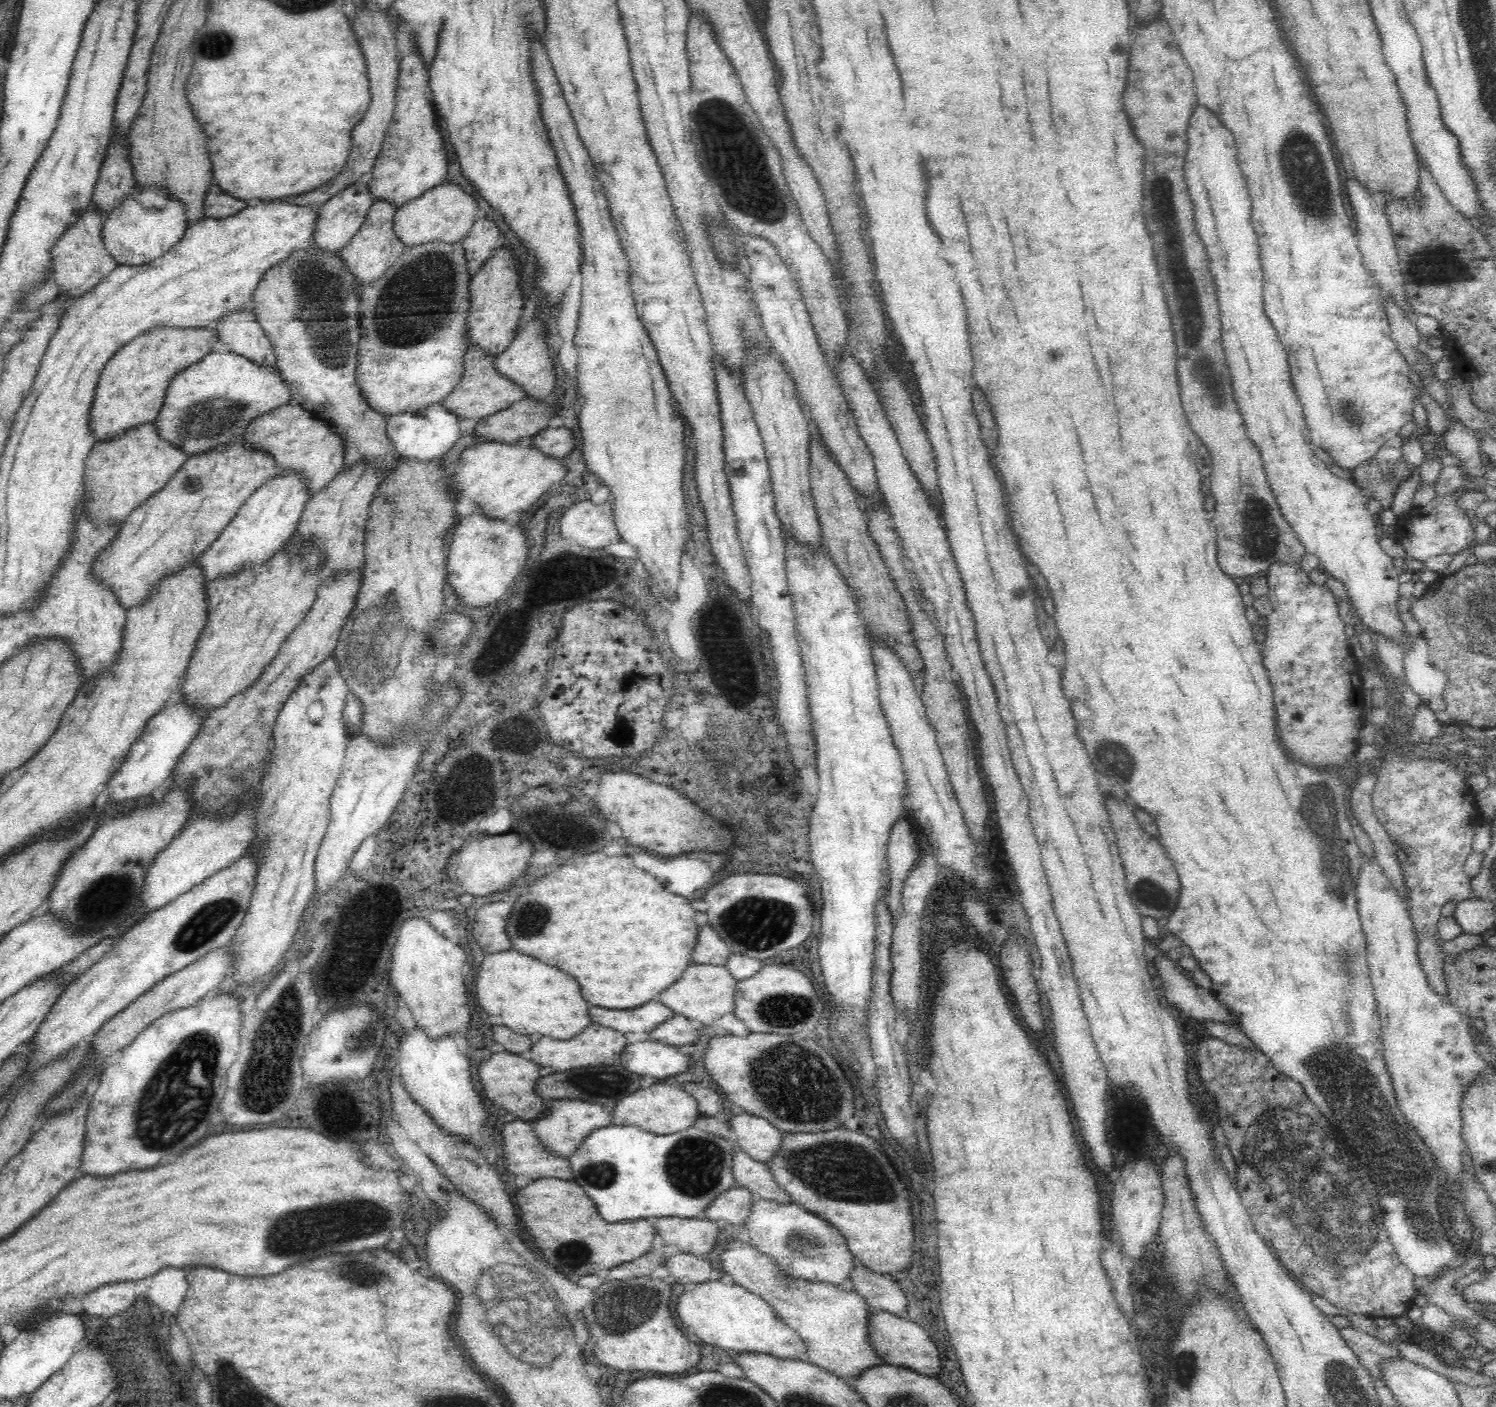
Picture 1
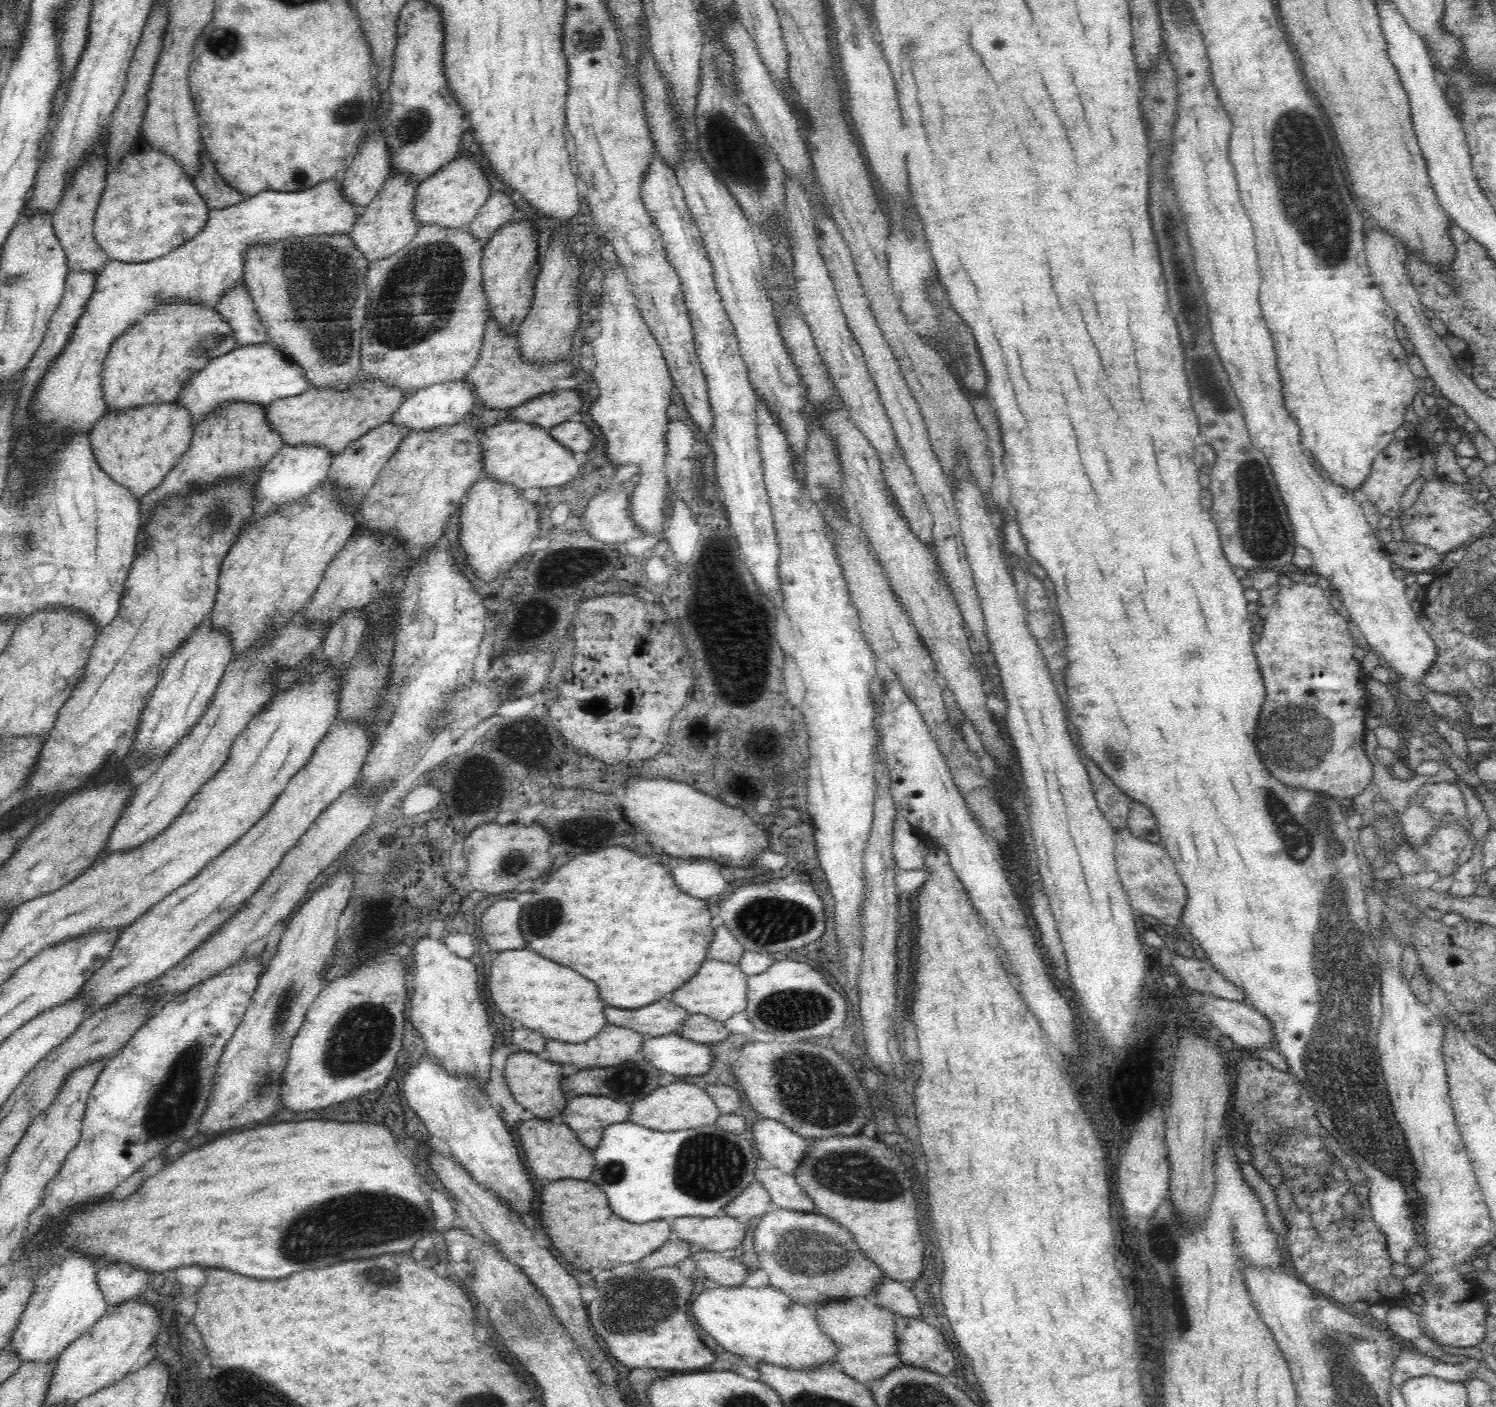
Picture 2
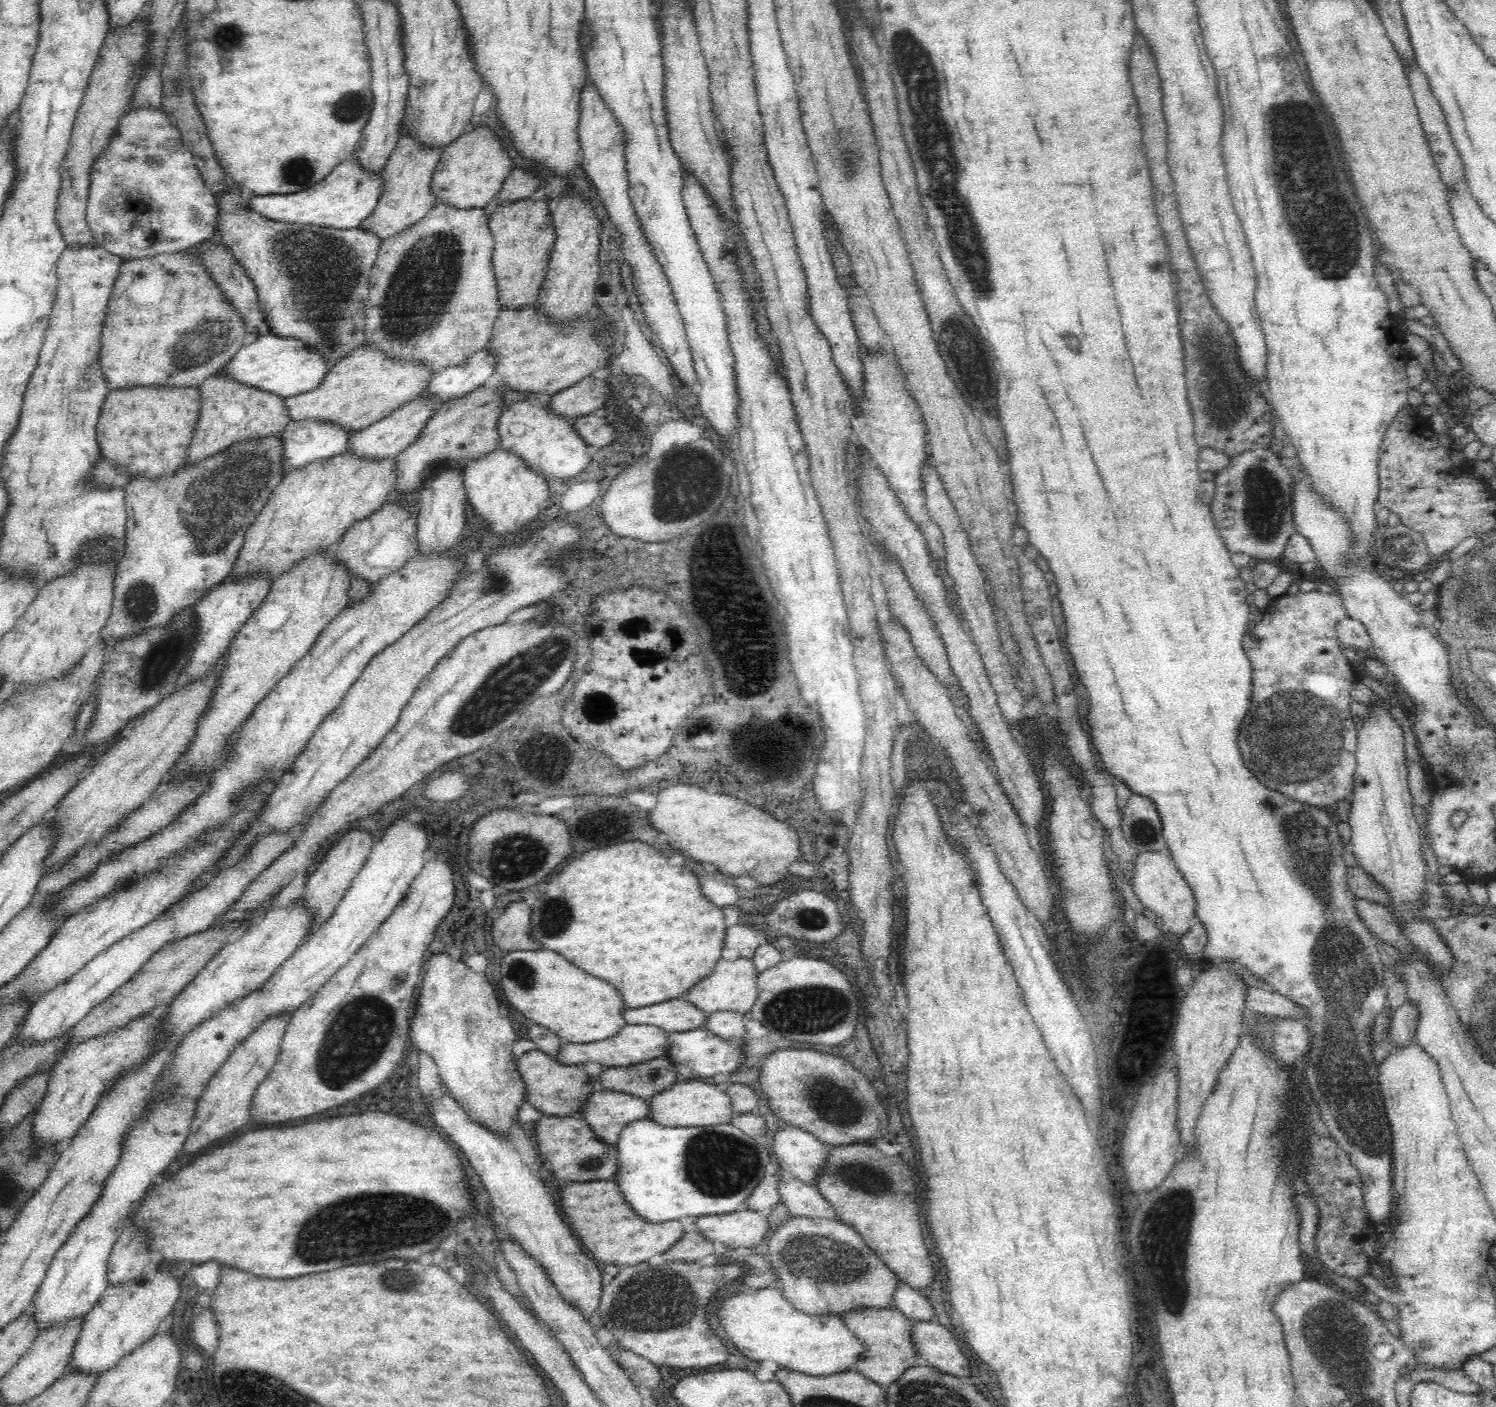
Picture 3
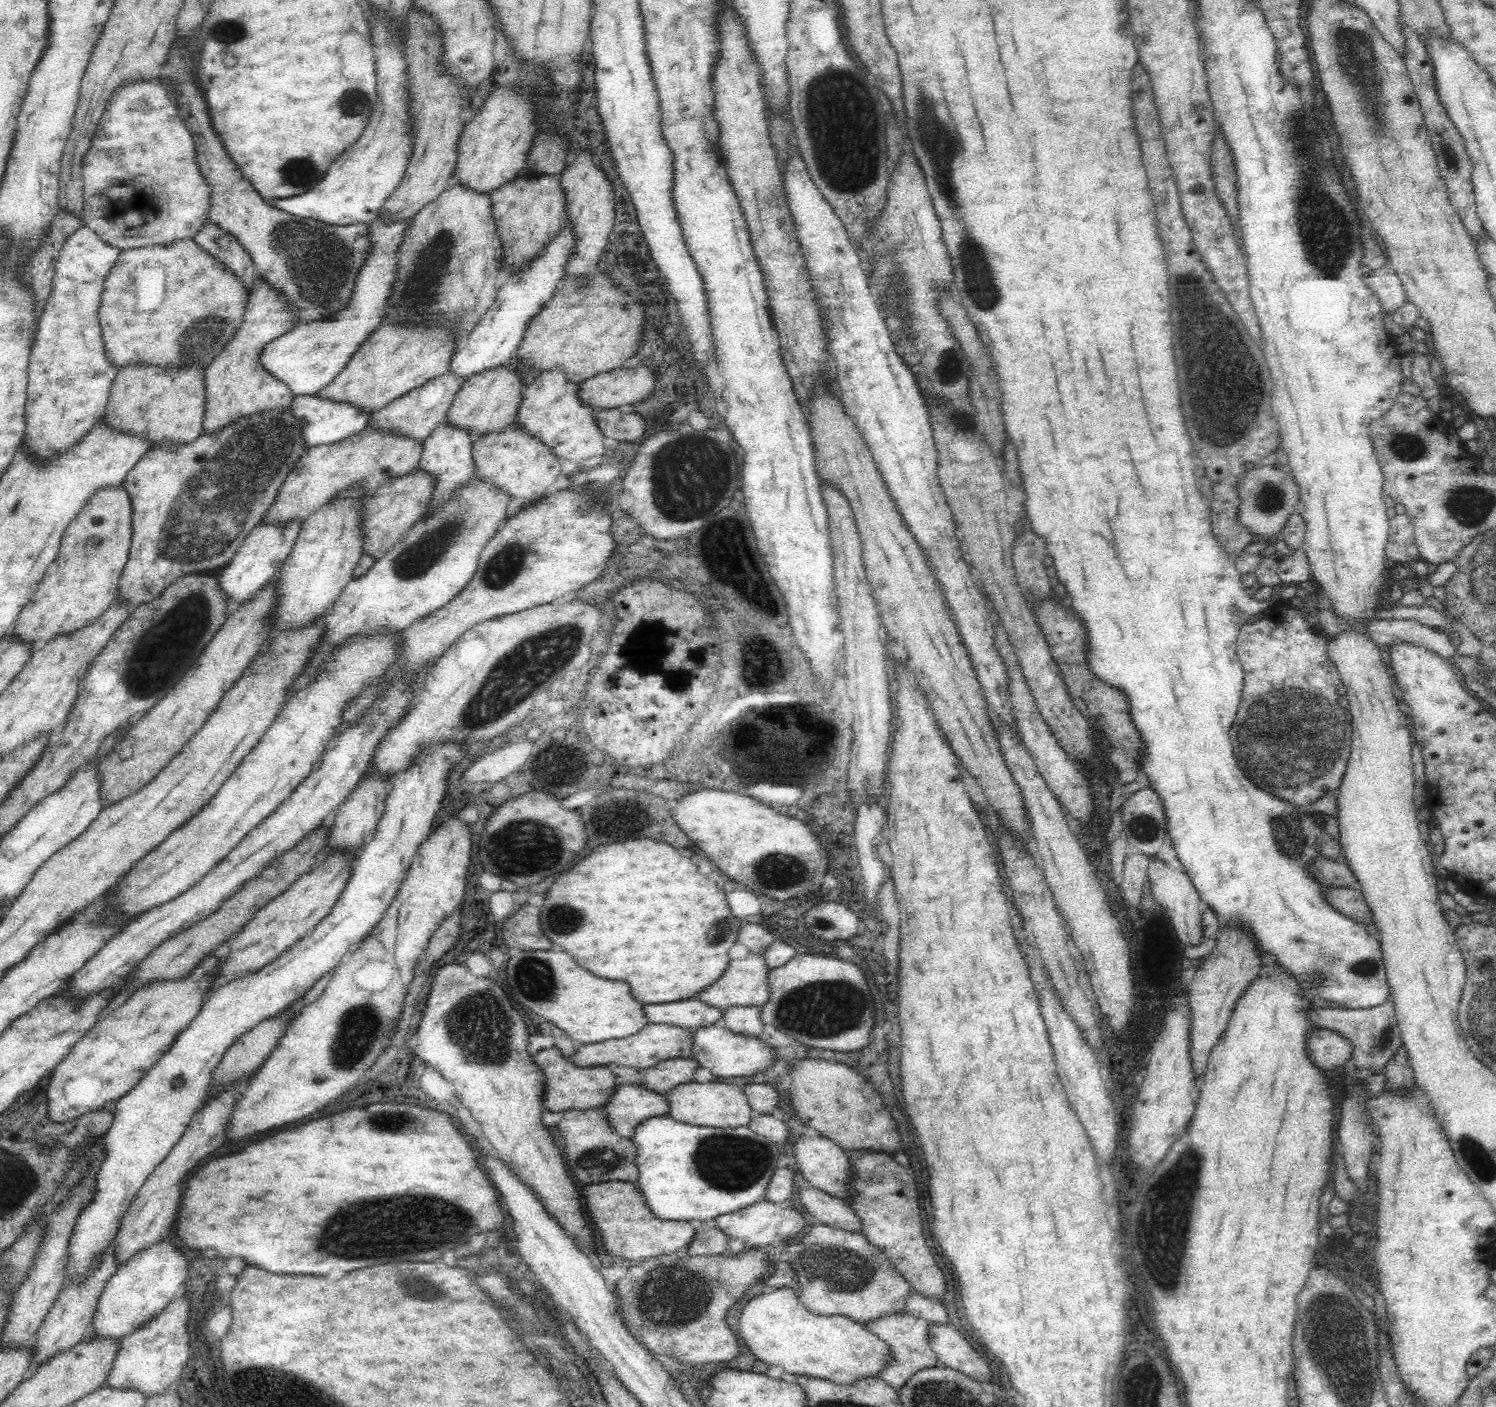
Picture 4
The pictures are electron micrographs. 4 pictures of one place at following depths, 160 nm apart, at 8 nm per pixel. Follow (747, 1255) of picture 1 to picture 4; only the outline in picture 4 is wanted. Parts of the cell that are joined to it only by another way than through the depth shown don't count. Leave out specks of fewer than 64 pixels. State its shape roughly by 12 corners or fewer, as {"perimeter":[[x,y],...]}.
{"perimeter":[[903,1311],[864,1324],[889,1346],[878,1377],[894,1389],[938,1366],[927,1321]]}

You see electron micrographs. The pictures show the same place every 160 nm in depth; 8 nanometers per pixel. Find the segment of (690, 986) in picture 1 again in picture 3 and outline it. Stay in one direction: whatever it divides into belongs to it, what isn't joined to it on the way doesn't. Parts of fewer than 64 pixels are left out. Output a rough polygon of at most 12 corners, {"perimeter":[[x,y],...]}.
{"perimeter":[[716,960],[682,998],[703,1013],[749,1012],[754,961]]}

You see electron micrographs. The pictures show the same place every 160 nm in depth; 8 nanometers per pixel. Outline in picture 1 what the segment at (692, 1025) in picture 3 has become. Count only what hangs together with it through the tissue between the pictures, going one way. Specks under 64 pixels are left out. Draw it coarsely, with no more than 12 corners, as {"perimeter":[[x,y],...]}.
{"perimeter":[[660,1002],[628,1010],[590,1006],[592,1022],[648,1033],[673,1012]]}

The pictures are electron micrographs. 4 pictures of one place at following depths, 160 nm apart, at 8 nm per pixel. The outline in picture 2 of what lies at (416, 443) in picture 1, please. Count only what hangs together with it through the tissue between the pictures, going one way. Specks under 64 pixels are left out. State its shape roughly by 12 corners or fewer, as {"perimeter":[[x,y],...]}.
{"perimeter":[[465,382],[408,395],[389,423],[409,434],[464,420],[475,404]]}

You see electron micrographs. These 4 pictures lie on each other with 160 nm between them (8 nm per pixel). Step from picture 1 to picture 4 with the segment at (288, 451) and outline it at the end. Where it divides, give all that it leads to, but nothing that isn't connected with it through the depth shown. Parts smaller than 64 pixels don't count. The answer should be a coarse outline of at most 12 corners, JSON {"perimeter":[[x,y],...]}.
{"perimeter":[[382,322],[314,396],[372,414],[449,370],[454,335]]}

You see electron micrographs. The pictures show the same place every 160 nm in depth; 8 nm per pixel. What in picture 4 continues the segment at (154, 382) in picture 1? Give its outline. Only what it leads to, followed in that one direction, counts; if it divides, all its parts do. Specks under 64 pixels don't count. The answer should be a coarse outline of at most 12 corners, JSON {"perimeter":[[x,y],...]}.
{"perimeter":[[193,238],[126,249],[102,345],[128,366],[204,367],[249,294]]}

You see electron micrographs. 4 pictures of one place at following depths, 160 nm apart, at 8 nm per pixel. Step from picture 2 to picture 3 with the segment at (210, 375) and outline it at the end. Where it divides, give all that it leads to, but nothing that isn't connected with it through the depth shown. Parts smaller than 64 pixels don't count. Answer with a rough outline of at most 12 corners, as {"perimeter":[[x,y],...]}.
{"perimeter":[[266,331],[220,370],[282,399],[315,390],[332,365]]}

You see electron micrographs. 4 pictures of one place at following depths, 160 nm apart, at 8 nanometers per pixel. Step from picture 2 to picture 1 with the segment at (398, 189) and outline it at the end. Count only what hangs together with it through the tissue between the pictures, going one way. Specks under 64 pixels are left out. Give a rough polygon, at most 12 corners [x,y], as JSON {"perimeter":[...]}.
{"perimeter":[[374,201],[338,251],[363,288],[406,249],[394,235],[394,205]]}

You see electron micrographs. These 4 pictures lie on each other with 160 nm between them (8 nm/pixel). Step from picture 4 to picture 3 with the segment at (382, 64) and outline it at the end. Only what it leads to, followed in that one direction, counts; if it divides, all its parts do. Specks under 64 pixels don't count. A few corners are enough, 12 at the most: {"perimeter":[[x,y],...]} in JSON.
{"perimeter":[[356,161],[292,194],[244,205],[274,222],[348,230],[372,214],[380,175]]}

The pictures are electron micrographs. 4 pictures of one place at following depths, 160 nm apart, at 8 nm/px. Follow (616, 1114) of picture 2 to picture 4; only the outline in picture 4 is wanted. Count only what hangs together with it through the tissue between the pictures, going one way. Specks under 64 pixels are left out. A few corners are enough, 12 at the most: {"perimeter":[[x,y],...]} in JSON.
{"perimeter":[[622,1083],[602,1104],[610,1127],[631,1137],[665,1116],[665,1094]]}

